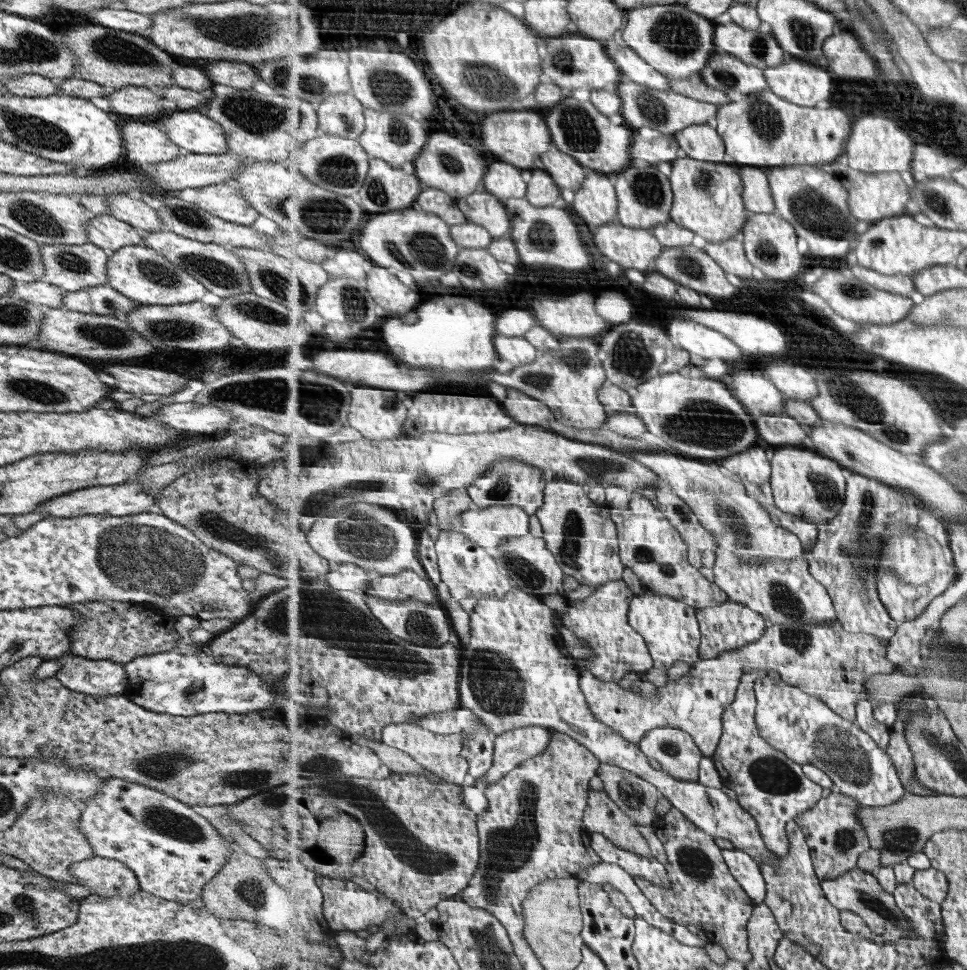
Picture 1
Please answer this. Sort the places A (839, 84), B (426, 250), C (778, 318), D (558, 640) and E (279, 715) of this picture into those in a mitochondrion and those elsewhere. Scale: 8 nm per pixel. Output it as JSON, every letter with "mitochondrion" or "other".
{"A":"other","B":"mitochondrion","C":"other","D":"other","E":"other"}

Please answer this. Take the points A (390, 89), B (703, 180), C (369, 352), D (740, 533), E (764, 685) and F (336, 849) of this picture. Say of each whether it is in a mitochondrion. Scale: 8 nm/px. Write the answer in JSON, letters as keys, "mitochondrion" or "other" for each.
{"A":"mitochondrion","B":"mitochondrion","C":"other","D":"mitochondrion","E":"other","F":"other"}

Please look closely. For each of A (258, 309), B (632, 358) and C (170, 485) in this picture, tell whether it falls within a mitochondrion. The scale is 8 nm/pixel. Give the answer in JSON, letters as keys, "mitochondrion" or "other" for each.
{"A":"mitochondrion","B":"mitochondrion","C":"other"}

